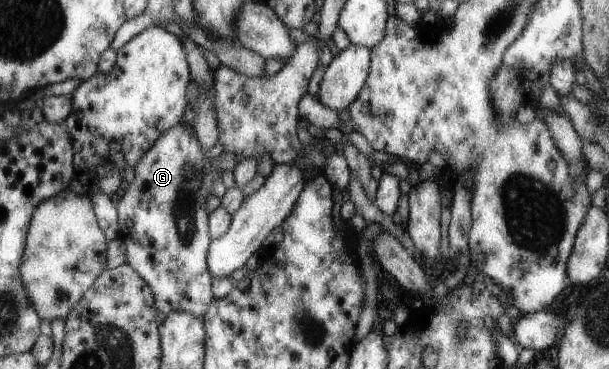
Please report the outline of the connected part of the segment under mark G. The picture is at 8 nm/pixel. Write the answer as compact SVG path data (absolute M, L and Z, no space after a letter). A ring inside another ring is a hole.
M180 121L174 128L166 131L155 143L152 149L140 159L140 162L133 168L134 179L132 183L128 185L128 189L124 191L121 201L116 203L116 208L119 214L119 225L121 231L119 237L125 246L126 263L128 263L133 269L141 273L141 277L150 285L153 289L153 295L156 297L156 305L163 310L190 312L191 315L202 317L209 310L209 304L213 302L215 294L213 292L213 278L209 272L208 267L208 252L213 237L211 232L208 231L208 209L206 209L206 199L208 195L211 195L212 185L218 181L221 177L222 169L213 168L212 163L214 159L208 159L206 157L207 150L202 148L201 140L198 140L196 133L190 126L186 126L184 122Z

